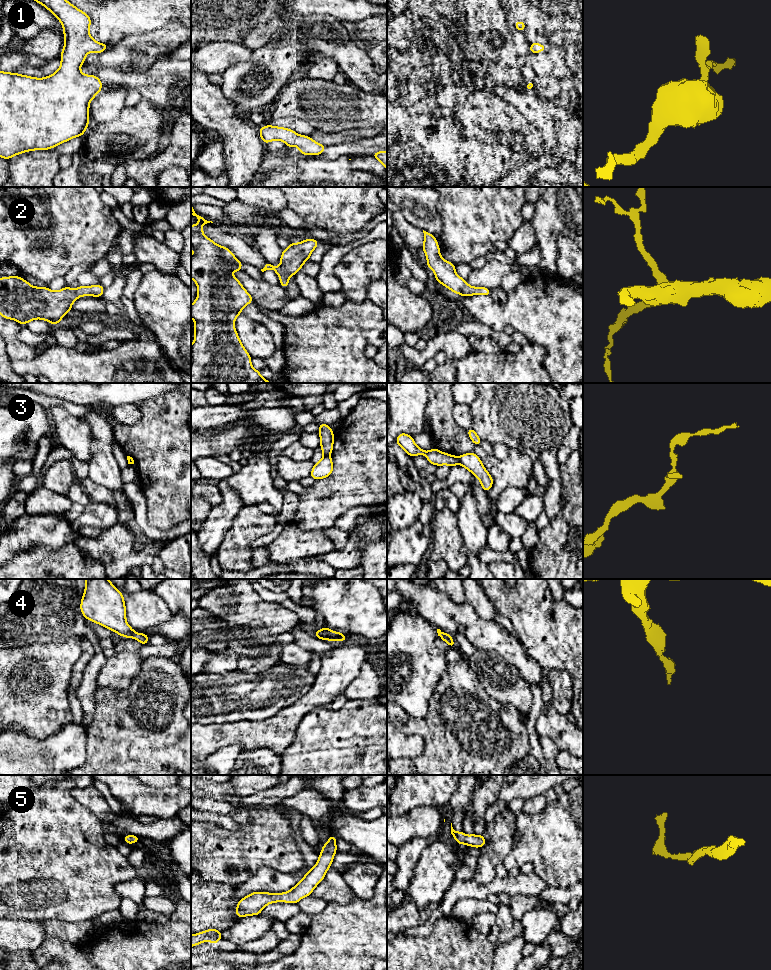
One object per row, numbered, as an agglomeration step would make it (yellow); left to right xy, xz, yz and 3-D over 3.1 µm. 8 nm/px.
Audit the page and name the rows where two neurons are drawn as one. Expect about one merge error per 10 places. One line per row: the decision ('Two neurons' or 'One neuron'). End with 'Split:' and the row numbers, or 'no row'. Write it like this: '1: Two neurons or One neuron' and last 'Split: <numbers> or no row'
1: One neuron
2: One neuron
3: Two neurons
4: One neuron
5: One neuron
Split: 3

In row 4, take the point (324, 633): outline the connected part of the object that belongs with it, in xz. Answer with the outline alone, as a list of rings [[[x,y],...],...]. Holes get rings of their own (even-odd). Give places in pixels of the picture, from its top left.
[[[324,627],[321,630],[316,630],[315,635],[319,639],[323,640],[329,640],[329,641],[346,641],[347,637],[340,633],[340,632],[334,632],[328,627]]]

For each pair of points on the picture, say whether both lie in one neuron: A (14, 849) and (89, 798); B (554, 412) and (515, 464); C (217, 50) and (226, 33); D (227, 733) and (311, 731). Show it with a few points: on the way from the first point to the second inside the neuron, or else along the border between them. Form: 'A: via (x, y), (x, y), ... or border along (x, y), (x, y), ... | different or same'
A: border along (73, 787), (71, 795), (95, 815) | different
B: border along (510, 448), (524, 452), (532, 461) | different
C: border along (240, 43), (213, 41), (201, 46) | different
D: border along (309, 712), (300, 721), (294, 739), (284, 752) | different

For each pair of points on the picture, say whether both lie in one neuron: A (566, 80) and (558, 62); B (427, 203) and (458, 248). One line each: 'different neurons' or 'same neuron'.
A: same neuron
B: different neurons

